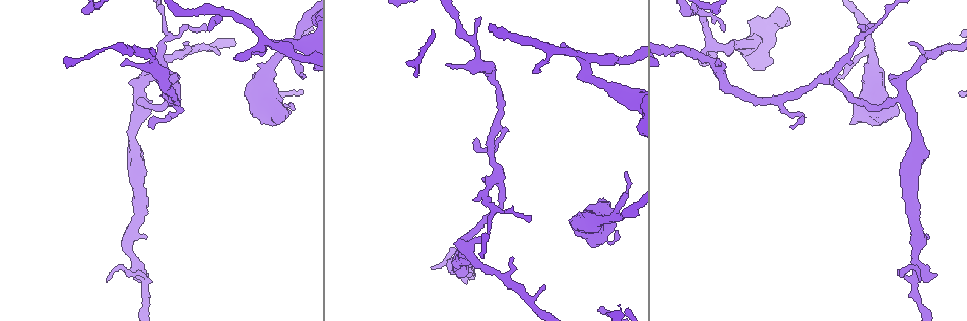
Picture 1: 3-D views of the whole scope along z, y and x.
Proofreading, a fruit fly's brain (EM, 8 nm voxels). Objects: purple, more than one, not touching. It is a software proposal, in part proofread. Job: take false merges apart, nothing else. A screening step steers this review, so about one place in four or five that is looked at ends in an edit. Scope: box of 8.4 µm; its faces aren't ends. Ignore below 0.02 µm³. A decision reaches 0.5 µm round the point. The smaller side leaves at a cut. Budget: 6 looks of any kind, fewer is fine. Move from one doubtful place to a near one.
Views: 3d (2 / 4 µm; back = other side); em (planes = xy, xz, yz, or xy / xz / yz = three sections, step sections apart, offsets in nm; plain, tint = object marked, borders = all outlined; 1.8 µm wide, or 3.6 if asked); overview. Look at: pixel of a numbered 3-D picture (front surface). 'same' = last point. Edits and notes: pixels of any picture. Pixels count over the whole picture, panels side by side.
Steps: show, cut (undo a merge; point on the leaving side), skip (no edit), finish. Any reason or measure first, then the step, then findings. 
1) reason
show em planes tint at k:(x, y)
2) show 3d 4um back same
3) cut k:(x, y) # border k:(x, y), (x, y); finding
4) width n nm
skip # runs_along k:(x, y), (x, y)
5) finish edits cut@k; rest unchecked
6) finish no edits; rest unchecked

three arms meet
show 3d 4um at 1:(499, 178)

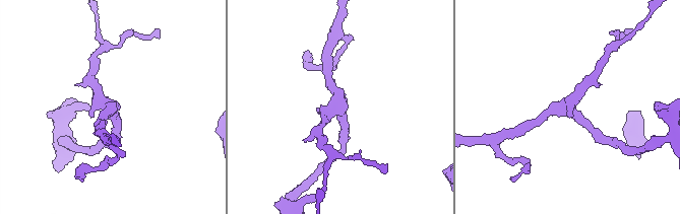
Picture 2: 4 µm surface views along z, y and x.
arms 3; now the EM
show em yz step 8 tint at 2:(340, 108)

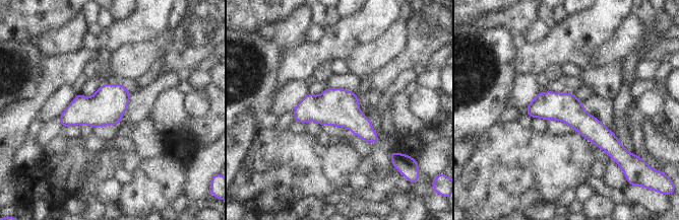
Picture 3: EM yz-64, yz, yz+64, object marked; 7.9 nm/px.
skip # runs_along 3:(530, 107), (567, 107), (615, 144); one neuron here

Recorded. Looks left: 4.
abrupt turn
show 3d 2um at 1:(141, 98)

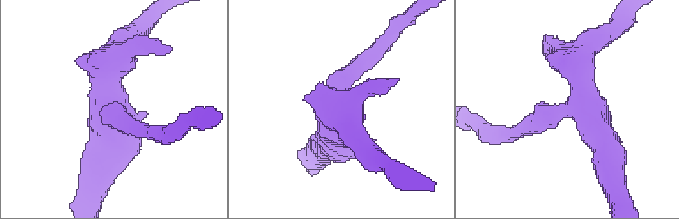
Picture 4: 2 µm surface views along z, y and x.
arms 3; arm_widths 170, 220, 240 nm
show em planes plain at 4:(113, 109)

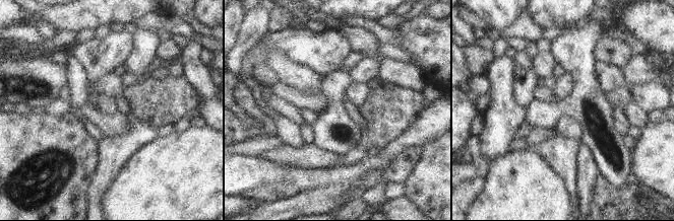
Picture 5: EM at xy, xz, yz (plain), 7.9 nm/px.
with the object marked
show em planes tint same

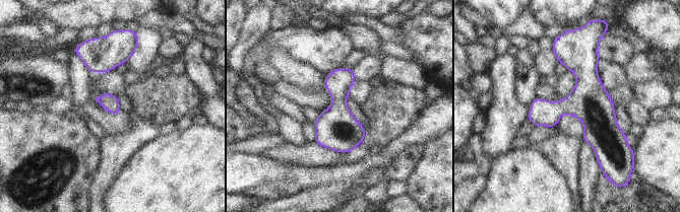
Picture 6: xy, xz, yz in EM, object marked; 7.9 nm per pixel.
width 130 nm
skip # runs_along 6:(562, 45), (584, 67), (599, 157); continuous, no second neuron

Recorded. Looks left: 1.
arms part here
show em planes borders at 1:(264, 42)

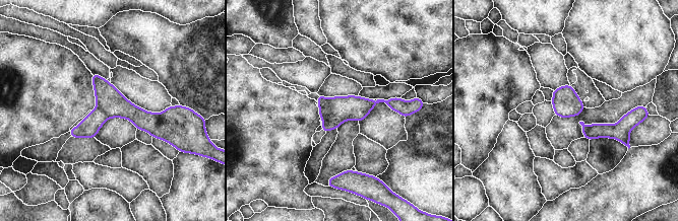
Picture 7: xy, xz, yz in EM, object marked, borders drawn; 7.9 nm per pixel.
cut 7:(341, 109) # a second neuron is stuck on

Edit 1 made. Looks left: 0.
finish edits cut@7; rest unchecked

